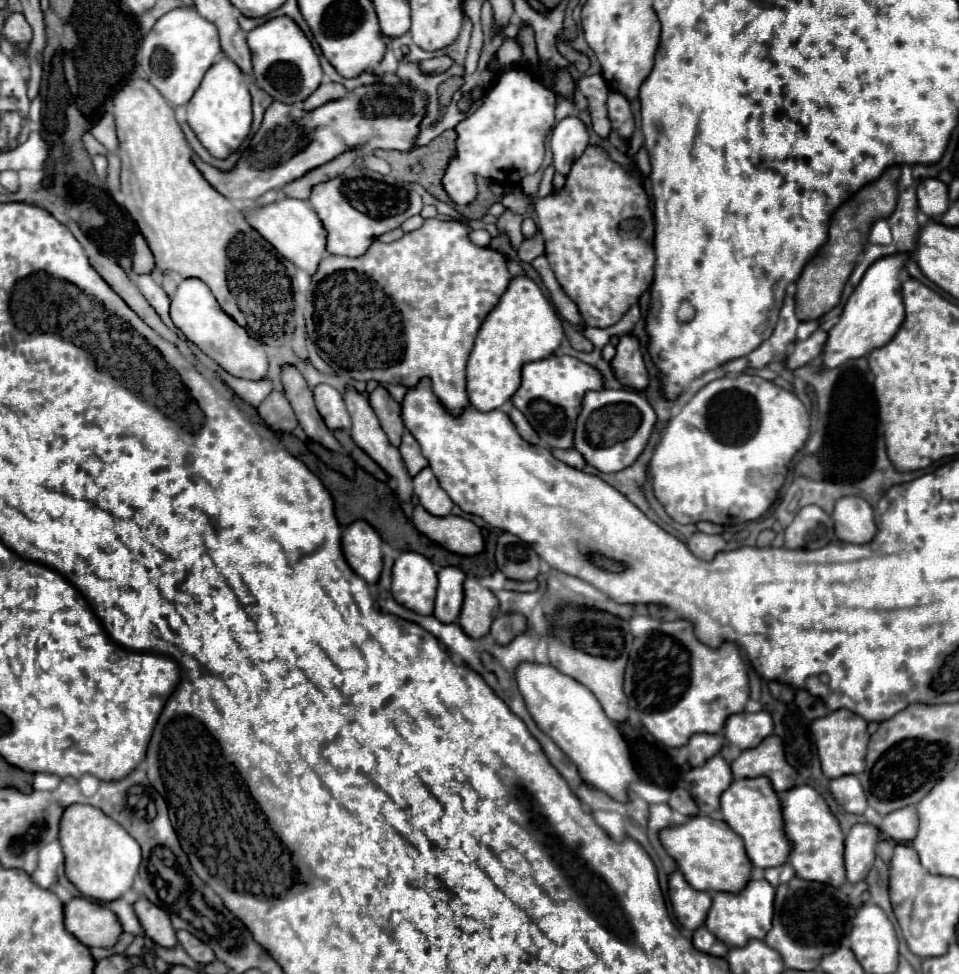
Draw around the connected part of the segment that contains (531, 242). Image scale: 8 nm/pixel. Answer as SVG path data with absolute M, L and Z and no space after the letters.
M537 232L535 236L523 240L523 244L519 246L517 250L519 258L521 260L535 260L537 256L543 256L545 254L545 244L543 244L543 236Z

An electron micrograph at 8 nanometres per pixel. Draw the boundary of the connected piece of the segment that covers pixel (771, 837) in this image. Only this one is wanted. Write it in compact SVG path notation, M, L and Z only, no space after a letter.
M741 778L721 794L721 814L733 832L743 838L745 852L755 868L773 868L787 862L791 844L783 834L779 796L773 792L769 778Z

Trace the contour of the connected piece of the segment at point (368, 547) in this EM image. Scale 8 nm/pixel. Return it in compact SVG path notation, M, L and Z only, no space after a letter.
M363 520L343 530L341 548L347 564L367 582L377 584L383 570L383 552L379 534Z

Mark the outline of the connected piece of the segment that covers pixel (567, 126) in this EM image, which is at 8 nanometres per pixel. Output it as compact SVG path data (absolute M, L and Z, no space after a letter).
M567 116L561 122L557 122L551 134L551 152L555 170L565 176L571 164L583 154L587 144L589 144L589 134L579 118Z

